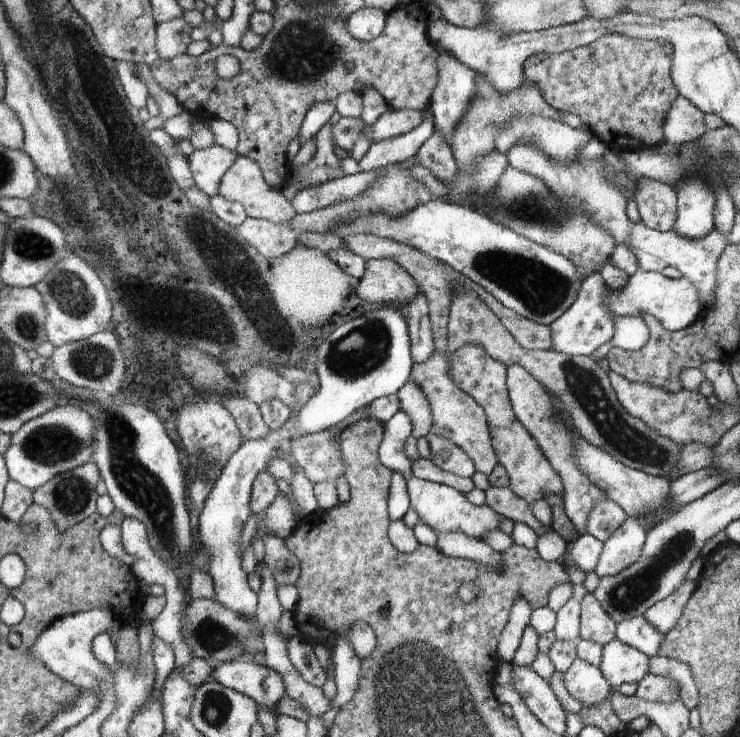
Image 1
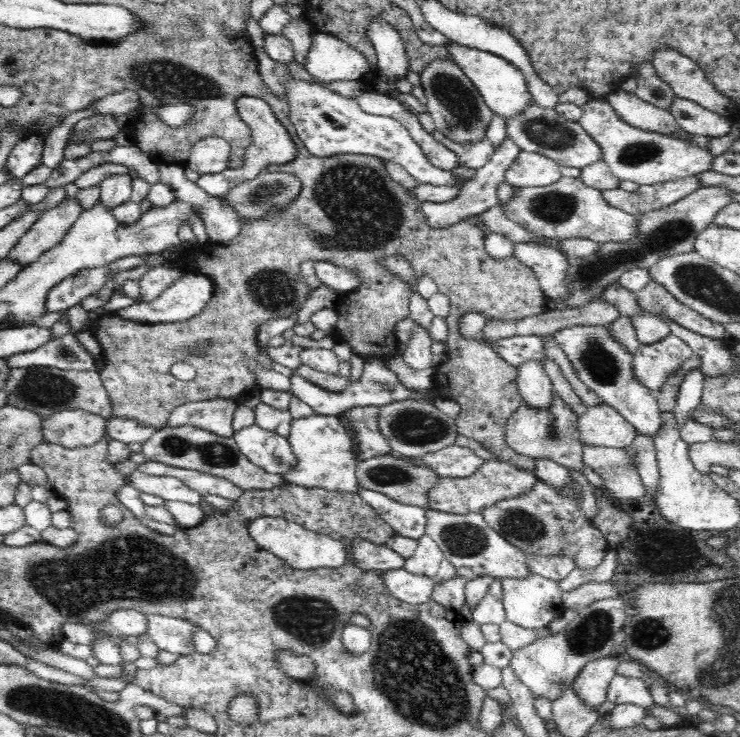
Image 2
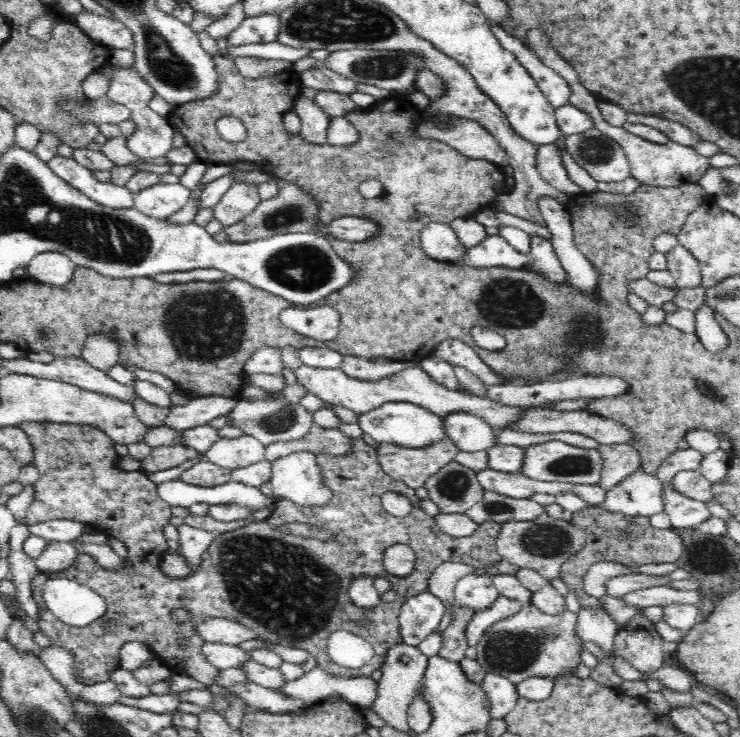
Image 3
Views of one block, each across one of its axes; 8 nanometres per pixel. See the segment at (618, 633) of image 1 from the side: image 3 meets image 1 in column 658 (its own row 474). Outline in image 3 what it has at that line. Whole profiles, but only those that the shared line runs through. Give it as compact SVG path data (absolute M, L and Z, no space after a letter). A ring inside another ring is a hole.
M639 469L607 490L604 502L598 507L628 516L649 517L664 510L662 488L663 482L658 477Z

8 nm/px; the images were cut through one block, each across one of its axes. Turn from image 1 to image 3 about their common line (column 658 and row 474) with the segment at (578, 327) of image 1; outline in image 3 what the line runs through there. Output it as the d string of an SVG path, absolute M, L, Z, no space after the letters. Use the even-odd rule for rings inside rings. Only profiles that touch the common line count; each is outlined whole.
M307 450L275 460L271 463L271 477L276 499L285 498L298 506L324 506L332 500L316 456Z

